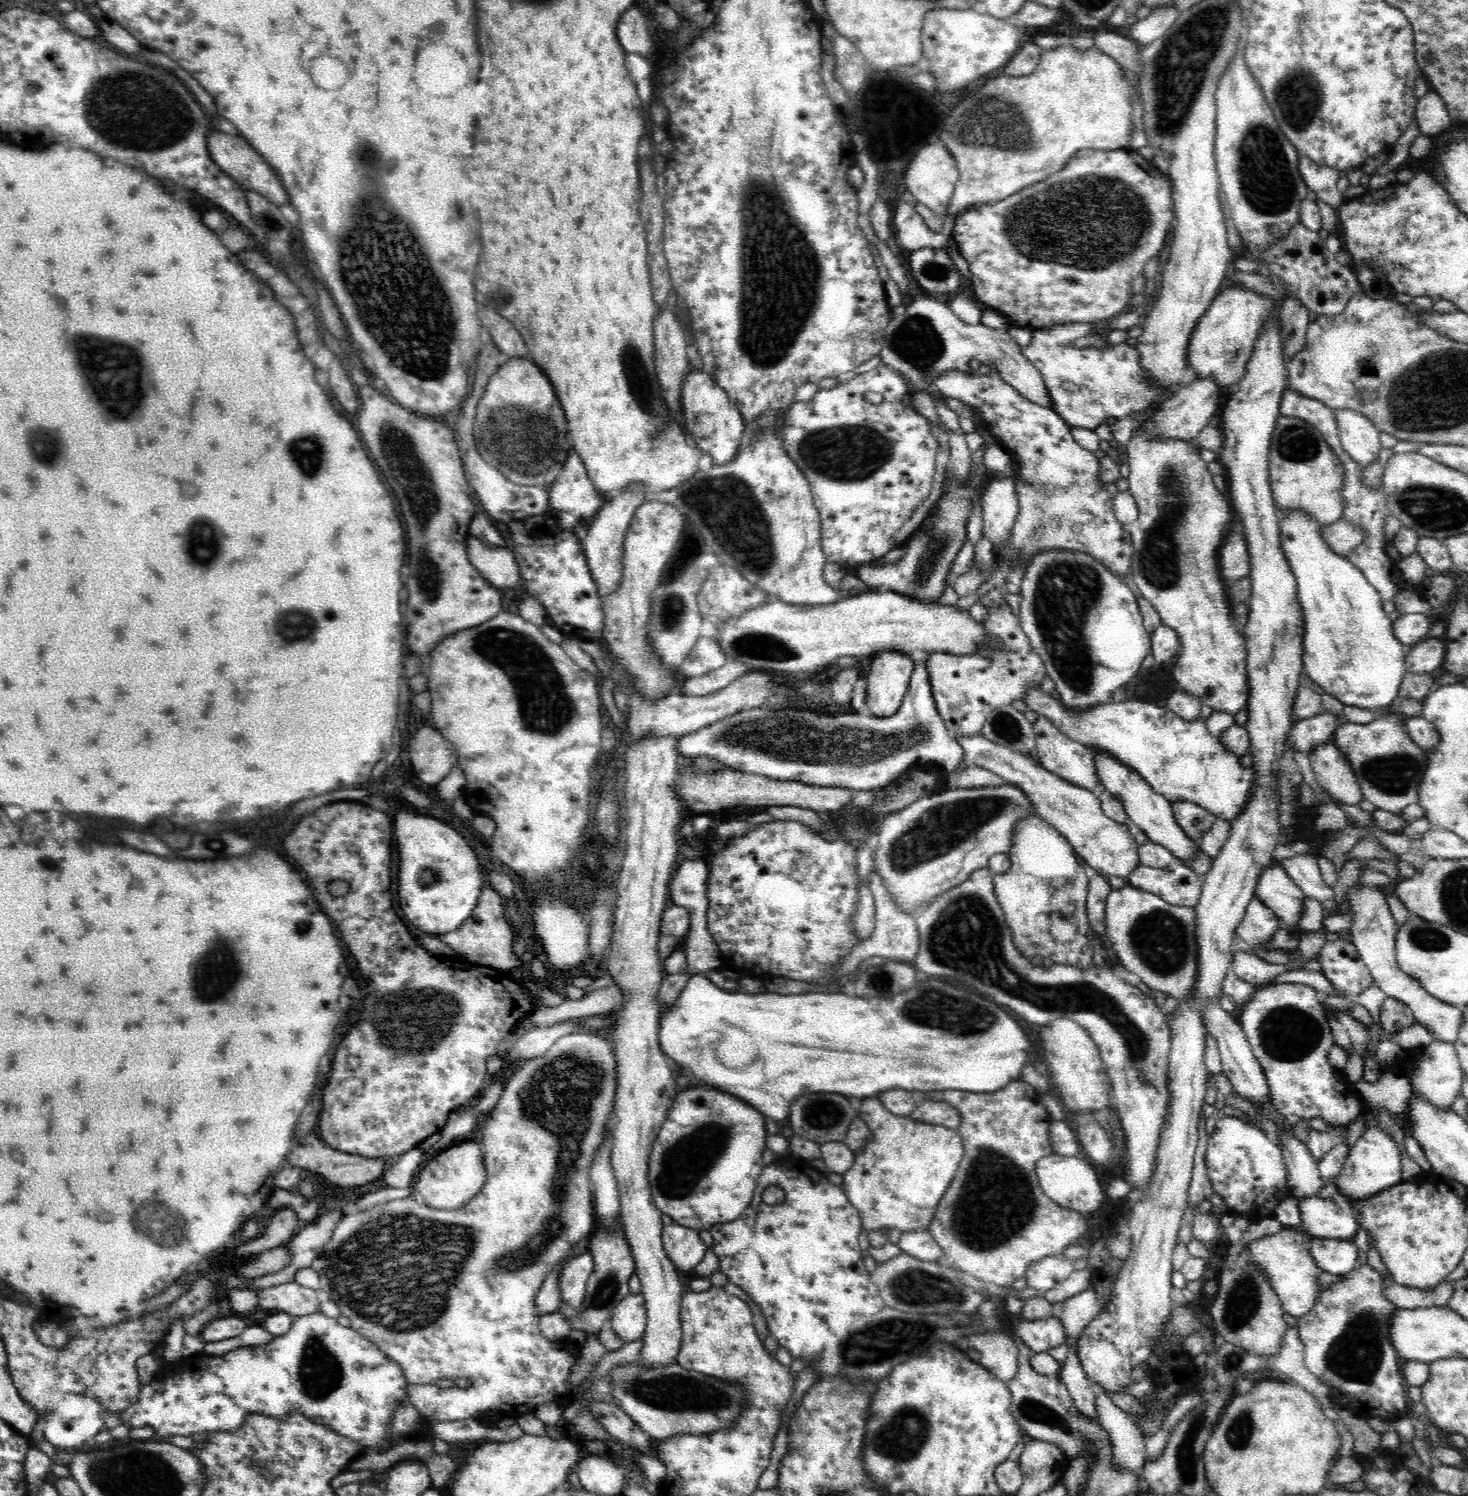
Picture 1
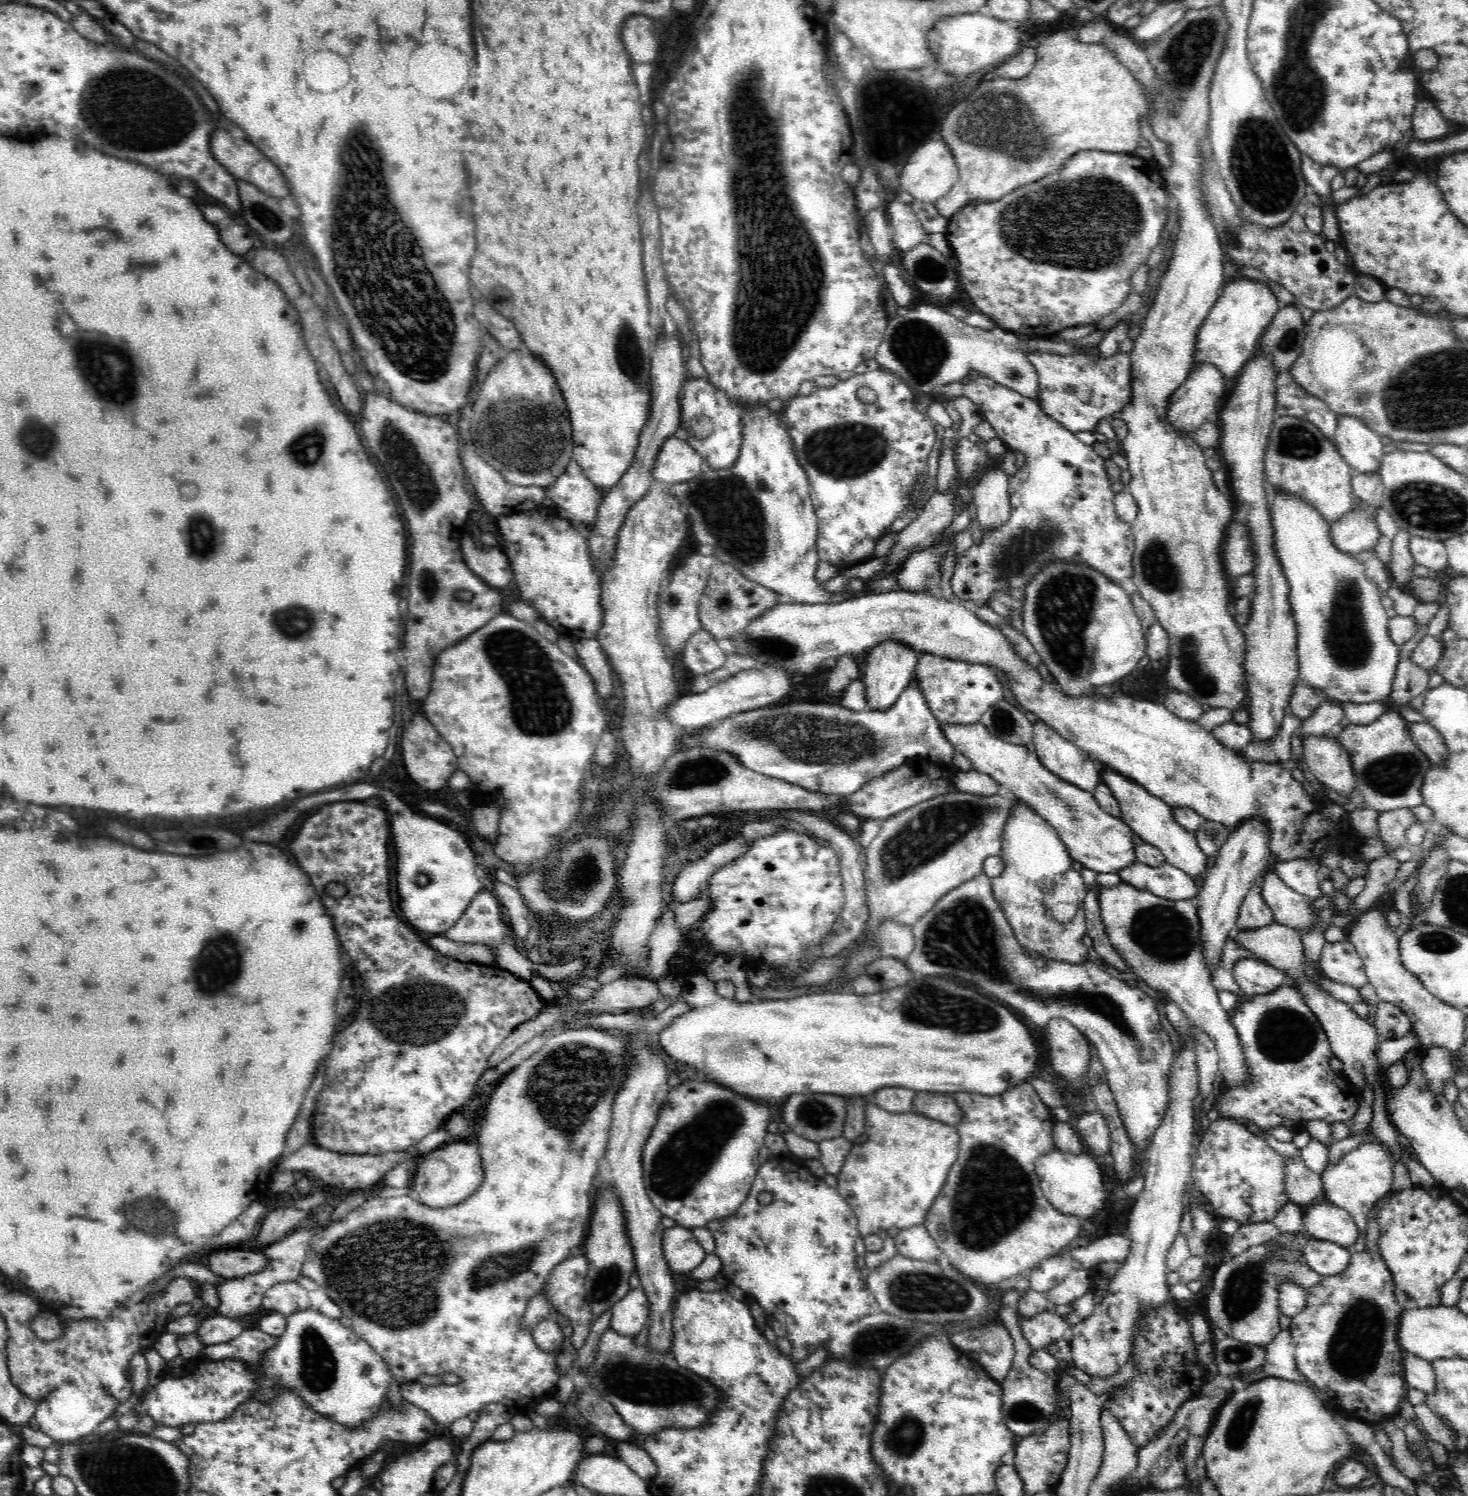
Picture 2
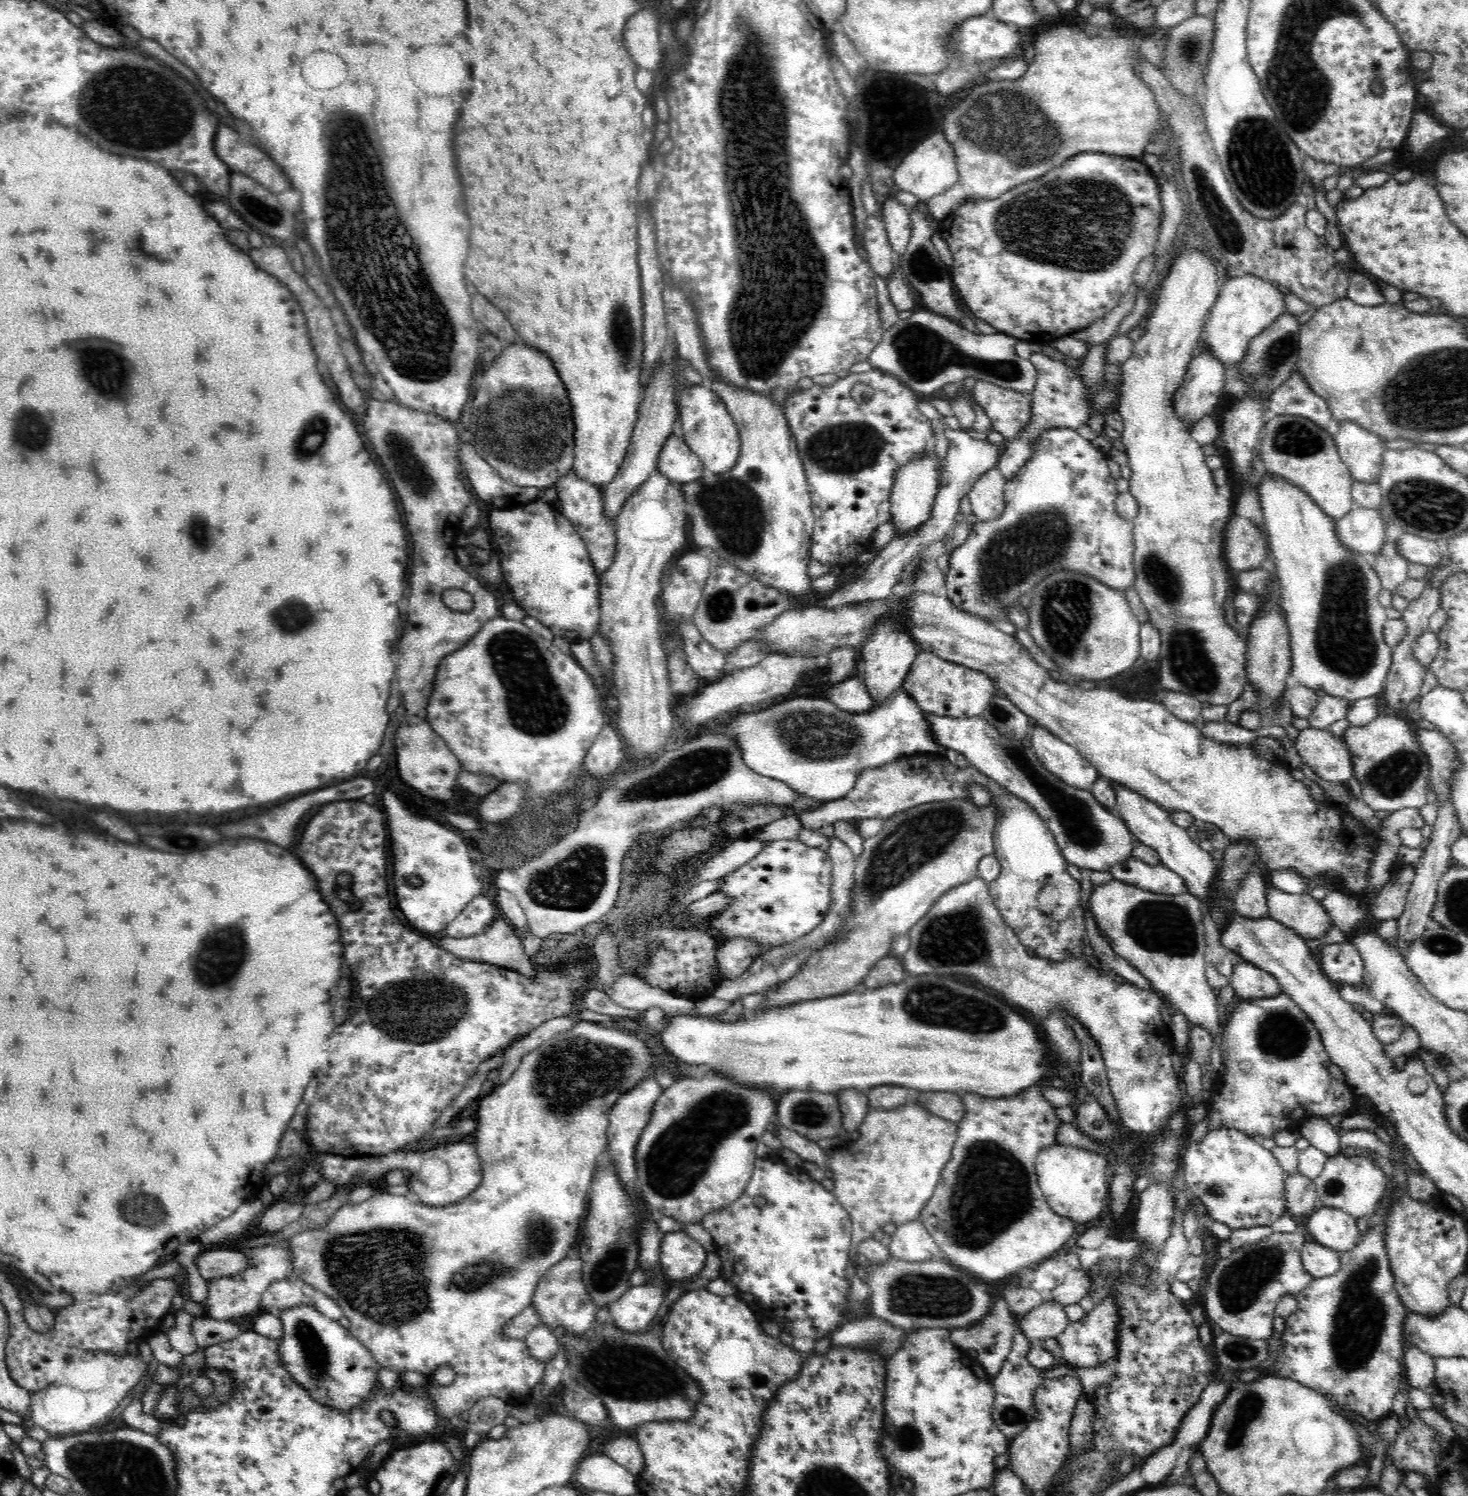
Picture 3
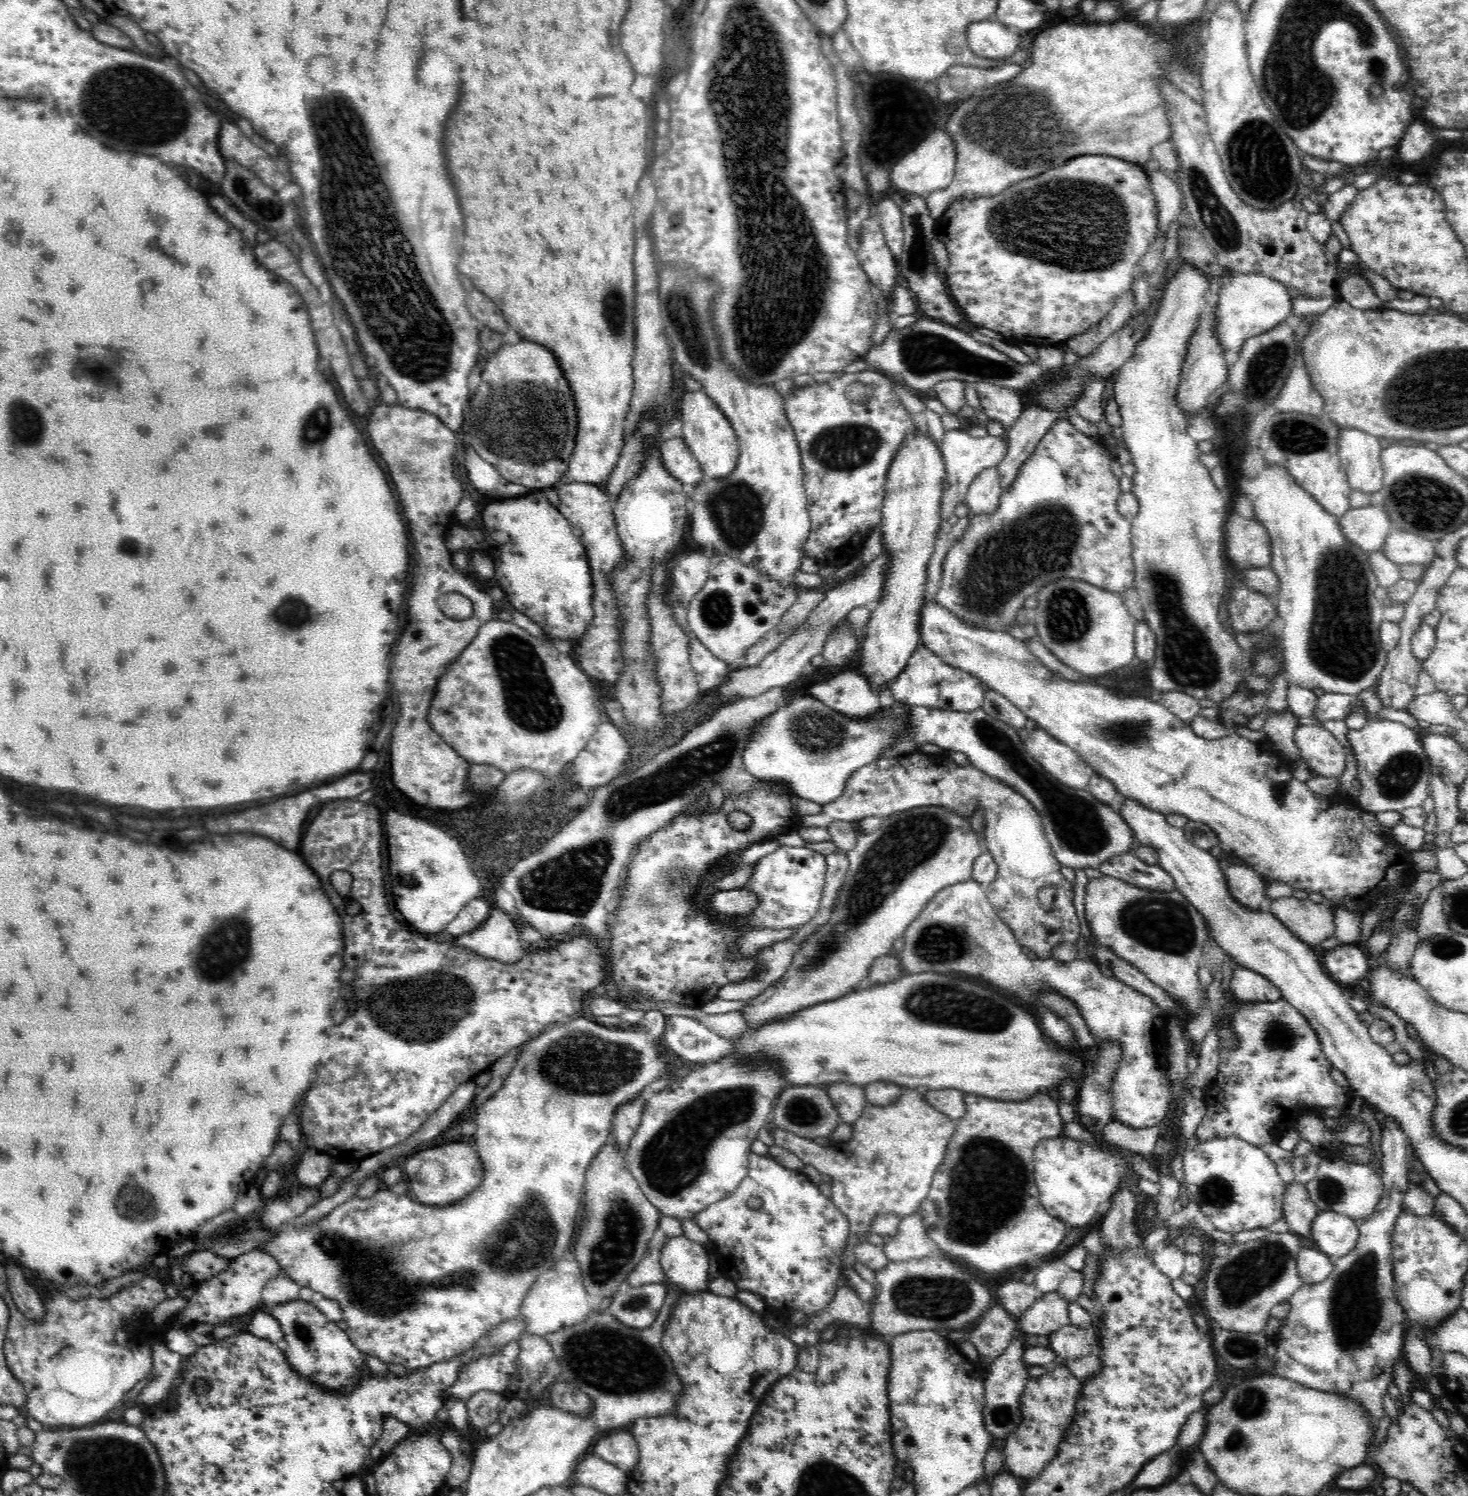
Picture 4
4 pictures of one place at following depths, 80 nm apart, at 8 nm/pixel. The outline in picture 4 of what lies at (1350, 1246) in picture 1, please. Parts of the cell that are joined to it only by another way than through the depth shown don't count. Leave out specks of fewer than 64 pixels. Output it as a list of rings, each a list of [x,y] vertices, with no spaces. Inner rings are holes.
[[[1315,1245],[1304,1246],[1297,1256],[1298,1273],[1304,1283],[1322,1282],[1334,1270],[1328,1255],[1317,1249]]]

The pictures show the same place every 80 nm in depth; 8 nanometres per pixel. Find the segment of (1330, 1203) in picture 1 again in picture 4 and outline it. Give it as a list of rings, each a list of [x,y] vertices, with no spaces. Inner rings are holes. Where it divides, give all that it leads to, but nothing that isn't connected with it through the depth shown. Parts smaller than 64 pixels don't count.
[[[1318,1211],[1312,1221],[1312,1243],[1328,1256],[1346,1256],[1359,1240],[1358,1223],[1334,1211]]]

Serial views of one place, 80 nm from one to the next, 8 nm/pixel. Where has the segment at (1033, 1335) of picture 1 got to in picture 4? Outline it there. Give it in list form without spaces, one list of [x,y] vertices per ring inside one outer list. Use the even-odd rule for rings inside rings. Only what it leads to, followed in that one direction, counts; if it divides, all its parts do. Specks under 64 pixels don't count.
[[[1057,1291],[1044,1293],[1018,1320],[1020,1330],[1034,1336],[1050,1336],[1070,1324],[1069,1304]]]

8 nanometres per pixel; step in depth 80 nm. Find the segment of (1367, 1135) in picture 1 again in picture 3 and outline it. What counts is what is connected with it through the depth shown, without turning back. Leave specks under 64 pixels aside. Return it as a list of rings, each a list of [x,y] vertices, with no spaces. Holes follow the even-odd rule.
[[[1339,1152],[1329,1157],[1320,1176],[1314,1179],[1318,1205],[1343,1210],[1355,1219],[1372,1214],[1388,1194],[1389,1181],[1384,1170],[1368,1156],[1344,1155]]]

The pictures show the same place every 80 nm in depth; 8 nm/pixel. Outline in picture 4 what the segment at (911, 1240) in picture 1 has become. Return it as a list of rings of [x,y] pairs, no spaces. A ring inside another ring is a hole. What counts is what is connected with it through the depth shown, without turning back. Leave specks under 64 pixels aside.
[[[919,1211],[900,1219],[898,1232],[888,1244],[883,1245],[884,1256],[889,1261],[922,1260],[937,1255],[936,1244],[927,1236]]]

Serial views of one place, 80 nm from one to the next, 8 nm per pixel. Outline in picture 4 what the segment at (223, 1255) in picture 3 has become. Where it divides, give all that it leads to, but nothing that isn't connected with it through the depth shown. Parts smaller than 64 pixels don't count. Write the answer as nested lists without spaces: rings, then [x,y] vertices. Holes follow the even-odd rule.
[[[201,1246],[196,1248],[191,1255],[181,1261],[185,1273],[190,1273],[193,1278],[200,1282],[208,1280],[220,1272],[226,1272],[232,1264],[232,1259],[214,1255],[214,1252],[206,1250]]]

